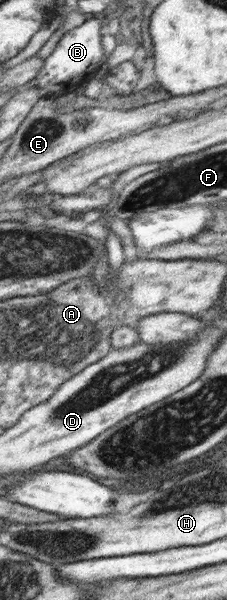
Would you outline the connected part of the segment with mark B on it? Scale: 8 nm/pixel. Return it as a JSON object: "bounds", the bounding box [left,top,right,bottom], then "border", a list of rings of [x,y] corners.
{"bounds":[38,16,102,93],"border":[[[86,16],[84,22],[70,27],[60,40],[56,43],[53,51],[44,58],[44,67],[41,68],[38,74],[38,84],[41,89],[46,93],[66,93],[64,89],[74,89],[72,81],[74,77],[82,77],[92,73],[98,67],[98,61],[102,59],[102,45],[100,45],[100,24],[96,21],[96,17]]]}

